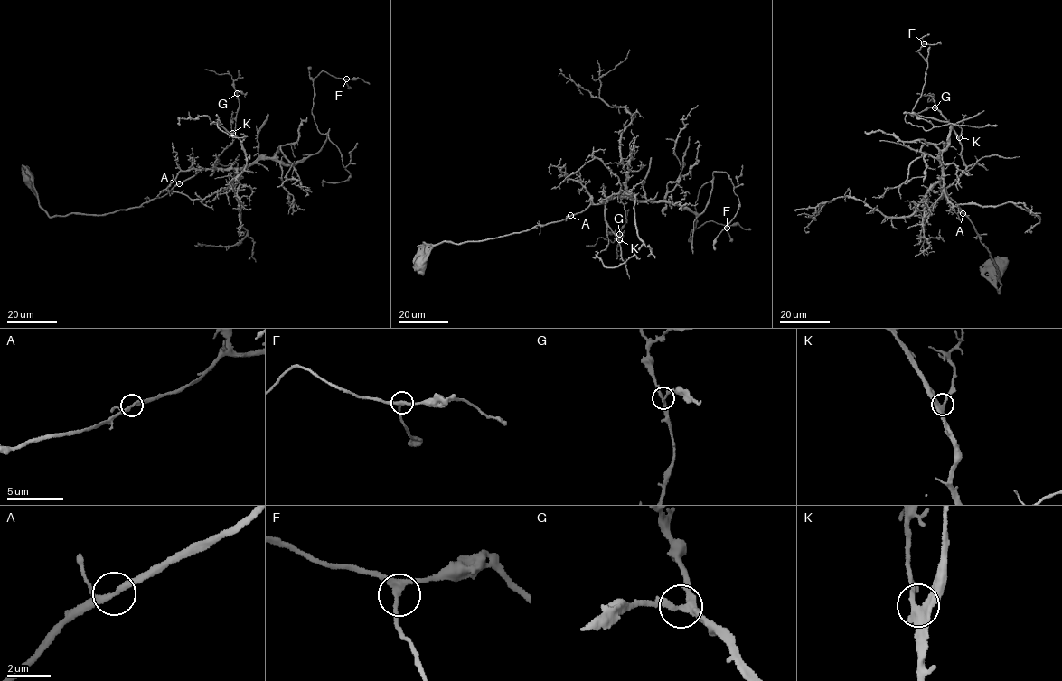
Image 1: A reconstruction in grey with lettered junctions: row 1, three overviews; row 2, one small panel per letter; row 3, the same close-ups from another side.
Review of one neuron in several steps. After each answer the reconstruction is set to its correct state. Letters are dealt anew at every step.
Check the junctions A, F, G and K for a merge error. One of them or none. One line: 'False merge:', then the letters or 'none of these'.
False merge: none of these

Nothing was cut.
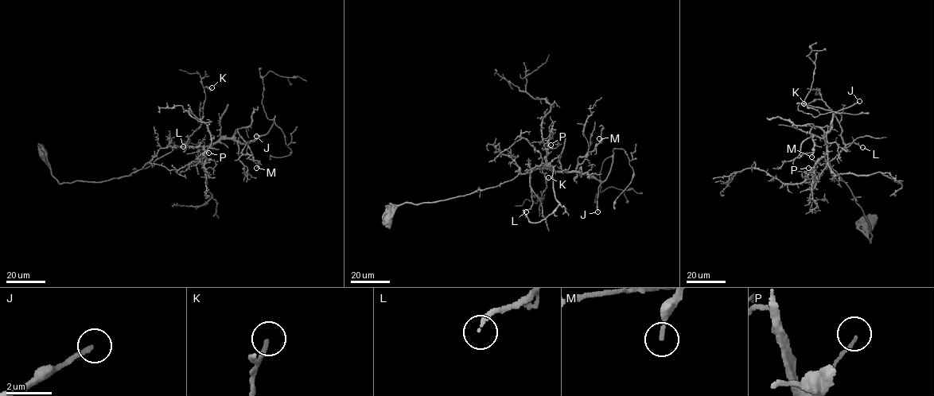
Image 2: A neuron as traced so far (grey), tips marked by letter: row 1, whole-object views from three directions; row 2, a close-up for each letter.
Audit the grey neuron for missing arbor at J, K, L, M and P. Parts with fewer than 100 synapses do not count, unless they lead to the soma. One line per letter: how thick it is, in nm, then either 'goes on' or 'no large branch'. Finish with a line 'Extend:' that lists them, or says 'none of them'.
J: 220 nm thick; goes on
K: 180 nm thick; no large branch
L: 140 nm thick; no large branch
M: 150 nm thick; no large branch
P: 130 nm thick; no large branch
Extend: J

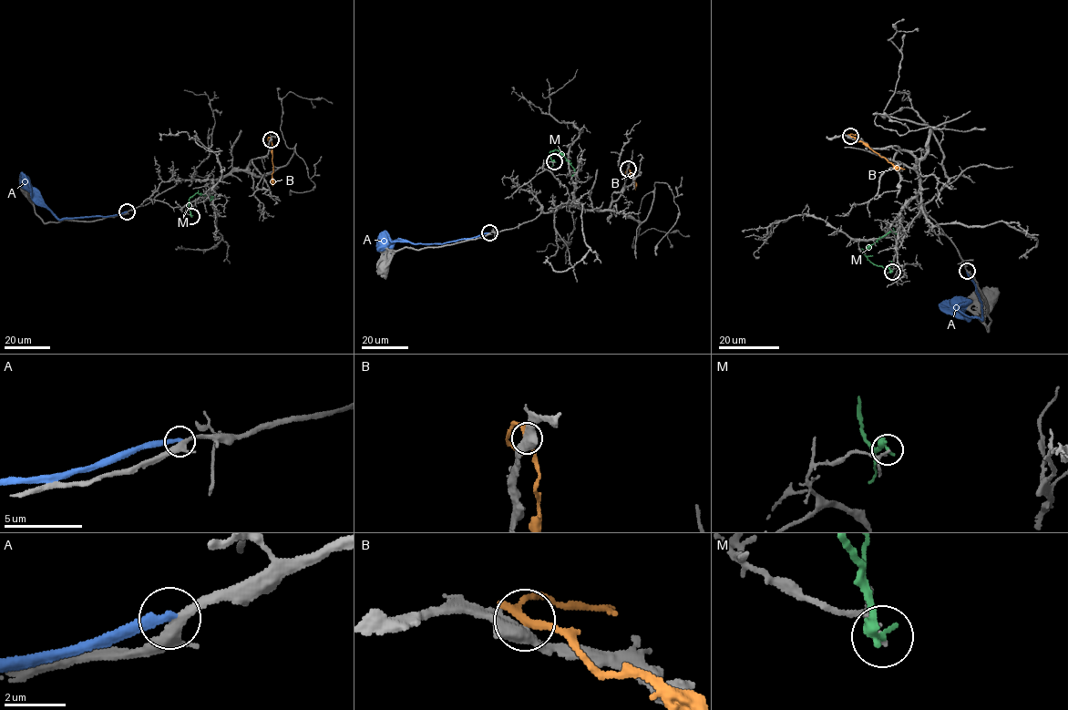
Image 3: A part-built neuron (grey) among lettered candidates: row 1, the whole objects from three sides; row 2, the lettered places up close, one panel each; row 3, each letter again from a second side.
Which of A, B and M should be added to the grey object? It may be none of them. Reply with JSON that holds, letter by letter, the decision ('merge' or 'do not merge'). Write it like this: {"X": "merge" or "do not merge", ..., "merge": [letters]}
{"A": "do not merge", "B": "do not merge", "M": "do not merge", "merge": []}

